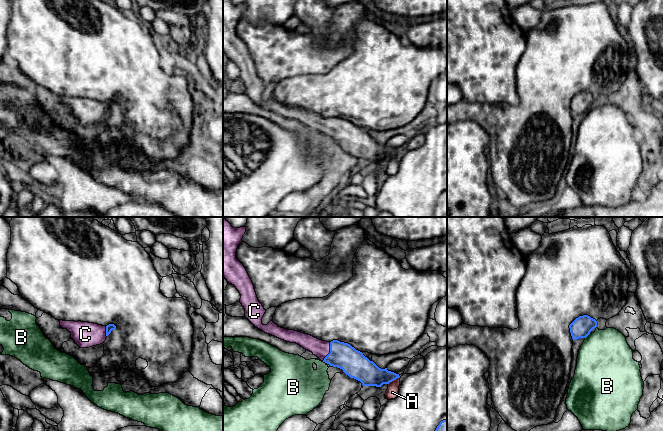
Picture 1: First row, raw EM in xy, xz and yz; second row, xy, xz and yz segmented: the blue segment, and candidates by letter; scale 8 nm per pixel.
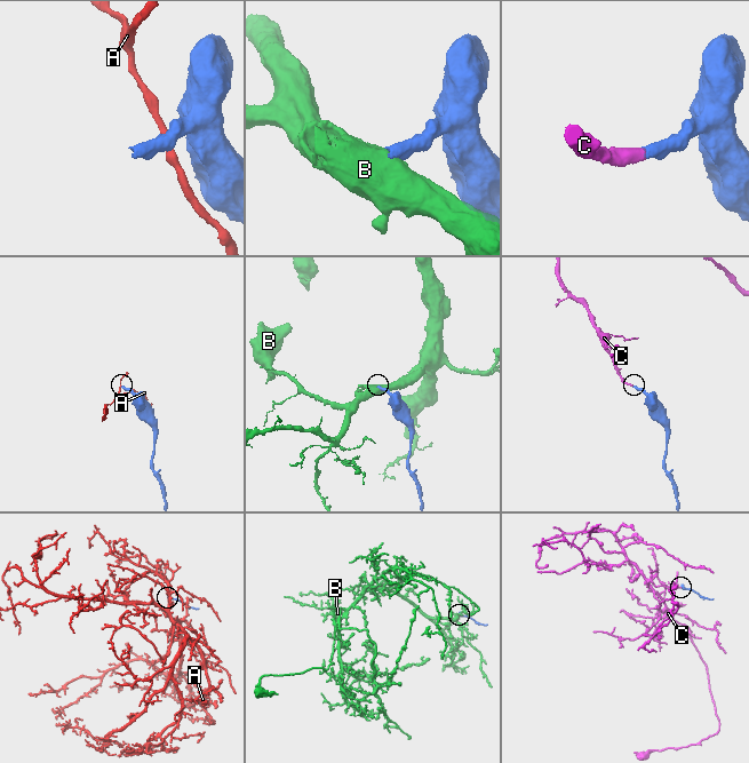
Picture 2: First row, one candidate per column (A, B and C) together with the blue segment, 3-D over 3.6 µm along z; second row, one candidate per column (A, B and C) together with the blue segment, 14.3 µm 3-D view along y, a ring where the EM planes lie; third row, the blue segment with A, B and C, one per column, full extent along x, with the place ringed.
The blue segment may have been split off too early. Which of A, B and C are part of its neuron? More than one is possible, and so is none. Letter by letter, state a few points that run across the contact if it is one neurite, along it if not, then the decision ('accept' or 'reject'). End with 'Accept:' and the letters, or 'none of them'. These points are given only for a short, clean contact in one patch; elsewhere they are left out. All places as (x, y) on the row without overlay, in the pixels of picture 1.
A: line xz (399, 152), (388, 160); reject
B: line yz (589, 109), (585, 114); reject
C: line xz (342, 131), (330, 127), (319, 124); accept
Accept: C

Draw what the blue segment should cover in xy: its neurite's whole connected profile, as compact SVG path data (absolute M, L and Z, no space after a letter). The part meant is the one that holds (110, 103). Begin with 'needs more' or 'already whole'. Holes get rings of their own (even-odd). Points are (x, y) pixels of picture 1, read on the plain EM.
needs more; M60 96L60 102L71 109L71 114L80 124L89 124L104 119L111 107L116 105L114 100L102 102L89 98L63 96Z

